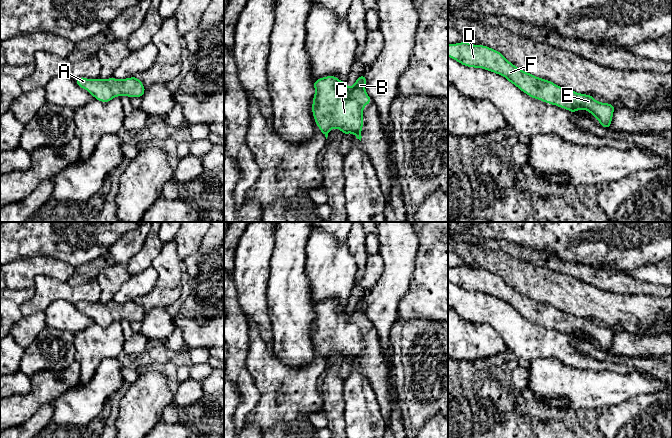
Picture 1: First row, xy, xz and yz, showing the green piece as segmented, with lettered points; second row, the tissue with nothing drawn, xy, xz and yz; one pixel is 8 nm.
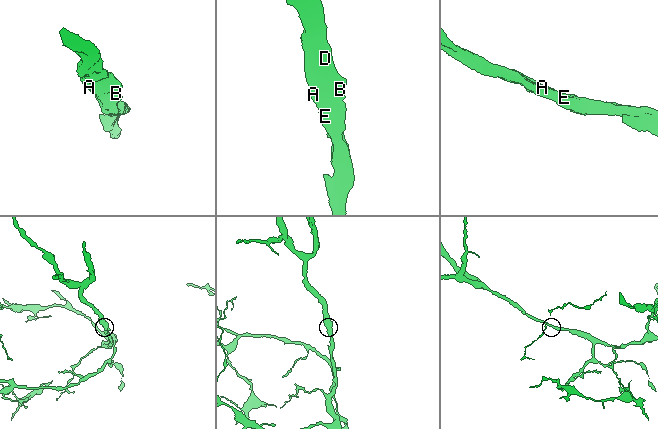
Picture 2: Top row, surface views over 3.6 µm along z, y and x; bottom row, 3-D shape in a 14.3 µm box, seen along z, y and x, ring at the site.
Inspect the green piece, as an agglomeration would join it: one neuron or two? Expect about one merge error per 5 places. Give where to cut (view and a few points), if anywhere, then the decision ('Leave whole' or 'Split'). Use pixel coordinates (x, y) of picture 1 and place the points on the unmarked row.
No split. Leave whole

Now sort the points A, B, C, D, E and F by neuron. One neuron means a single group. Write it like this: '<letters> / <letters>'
A B C D E F

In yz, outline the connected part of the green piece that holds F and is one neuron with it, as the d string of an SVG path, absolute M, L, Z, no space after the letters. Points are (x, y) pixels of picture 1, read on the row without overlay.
M465 265L456 268L448 268L448 280L464 290L483 292L504 300L522 316L534 323L559 330L560 332L567 333L572 337L576 337L578 333L587 334L598 343L601 350L607 353L610 352L615 330L610 327L598 326L591 319L580 318L575 315L562 312L549 304L541 303L530 297L524 296L511 286L507 285L505 281L497 274L489 272L488 270L473 269Z

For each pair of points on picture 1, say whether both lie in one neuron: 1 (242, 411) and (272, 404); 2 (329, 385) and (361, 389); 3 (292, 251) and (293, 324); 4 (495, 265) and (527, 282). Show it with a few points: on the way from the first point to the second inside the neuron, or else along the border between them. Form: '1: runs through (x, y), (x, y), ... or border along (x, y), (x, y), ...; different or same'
1: border along (256, 386), (259, 392), (259, 399), (244, 421); different
2: border along (343, 380), (345, 410); different
3: runs through (289, 269), (289, 306); same
4: runs through (503, 265), (519, 274); same

